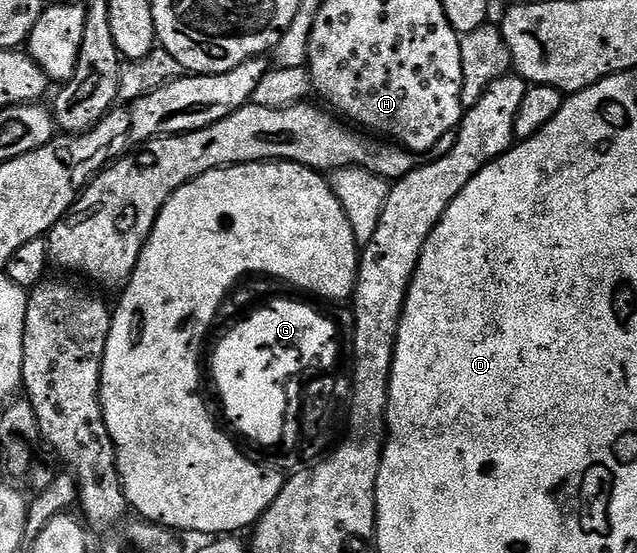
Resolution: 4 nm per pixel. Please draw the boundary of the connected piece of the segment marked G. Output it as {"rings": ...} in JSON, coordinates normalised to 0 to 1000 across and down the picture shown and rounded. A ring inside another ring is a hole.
{"rings":[[[443,537],[421,561],[403,559],[403,577],[391,584],[370,582],[367,593],[342,620],[334,638],[334,685],[353,747],[367,772],[402,807],[405,801],[429,801],[444,774],[446,714],[441,693],[447,693],[460,671],[473,664],[512,664],[523,655],[523,595],[510,584],[509,568],[493,553],[463,550],[460,539]]]}

